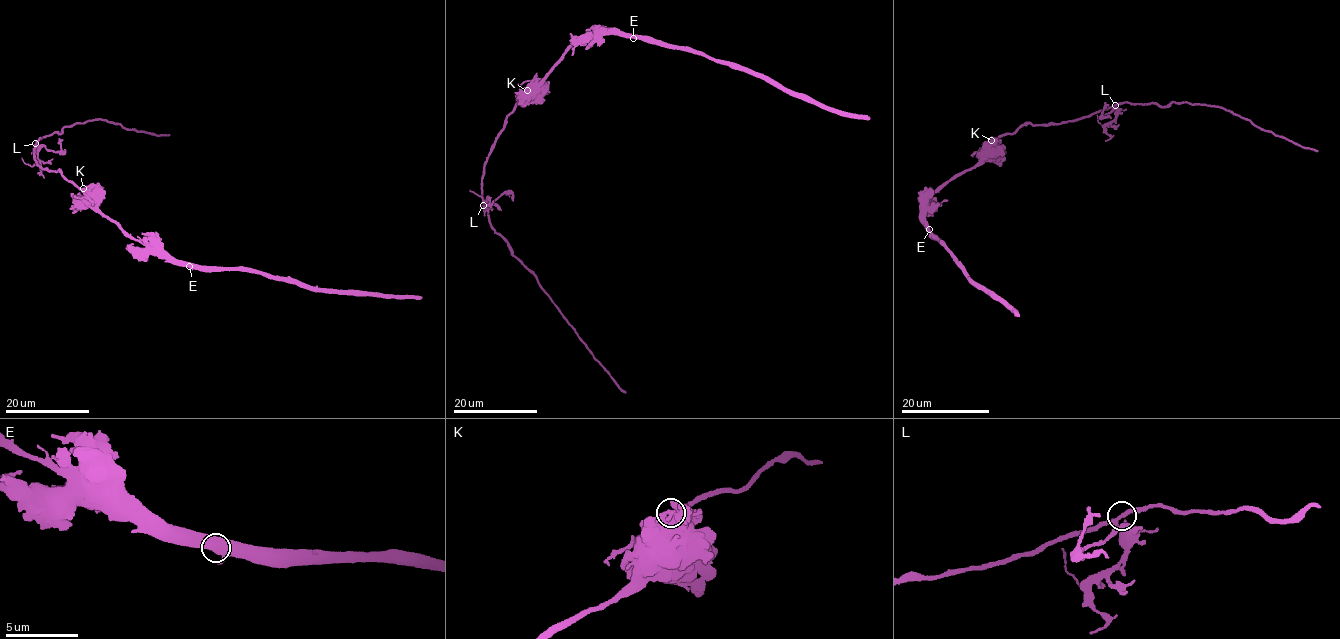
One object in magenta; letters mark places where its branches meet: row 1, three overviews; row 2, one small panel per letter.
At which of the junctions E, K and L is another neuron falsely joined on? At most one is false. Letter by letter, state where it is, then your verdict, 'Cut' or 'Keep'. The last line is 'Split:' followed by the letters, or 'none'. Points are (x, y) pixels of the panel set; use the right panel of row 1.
E: Place: (929, 229). Keep
K: Place: (991, 140). Cut
L: Place: (1115, 105). Keep
Split: K

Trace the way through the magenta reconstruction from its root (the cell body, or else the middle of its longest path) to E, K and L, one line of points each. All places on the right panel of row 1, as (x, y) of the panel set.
E: (984, 154), (973, 167), (958, 173), (933, 193), (925, 208), (929, 229)
K: (984, 154), (992, 140)
L: (984, 154), (992, 141), (1000, 135), (1014, 133), (1024, 124), (1077, 120), (1115, 105)

